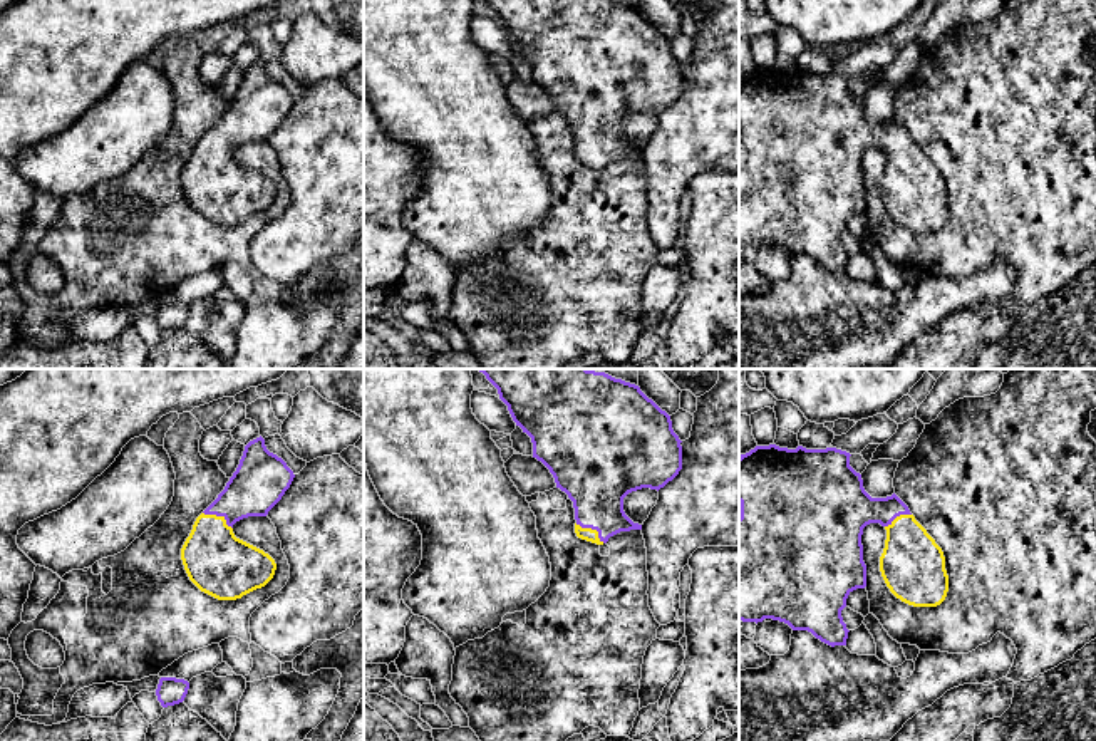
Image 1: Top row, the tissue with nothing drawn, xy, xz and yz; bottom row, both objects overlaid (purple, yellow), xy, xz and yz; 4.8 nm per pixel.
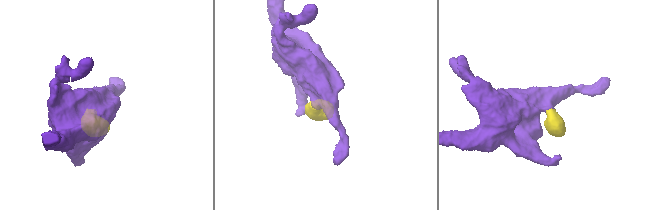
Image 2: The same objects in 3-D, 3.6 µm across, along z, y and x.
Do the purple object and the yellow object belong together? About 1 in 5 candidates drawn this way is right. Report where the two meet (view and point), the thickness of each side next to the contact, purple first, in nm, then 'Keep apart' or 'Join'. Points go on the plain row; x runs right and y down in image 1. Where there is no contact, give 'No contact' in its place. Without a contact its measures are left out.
Touches purple at xy (218, 139). Thickness 260 nm (purple) against 300 nm. Join

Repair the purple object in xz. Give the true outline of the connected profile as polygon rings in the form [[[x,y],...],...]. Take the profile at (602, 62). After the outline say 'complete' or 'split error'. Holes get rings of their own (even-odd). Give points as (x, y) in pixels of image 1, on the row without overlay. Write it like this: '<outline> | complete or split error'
[[[486,0],[516,47],[531,62],[533,82],[541,86],[575,132],[578,163],[603,169],[620,156],[642,154],[623,136],[623,122],[637,114],[660,114],[682,94],[682,70],[670,40],[638,10],[612,0]]] | split error

